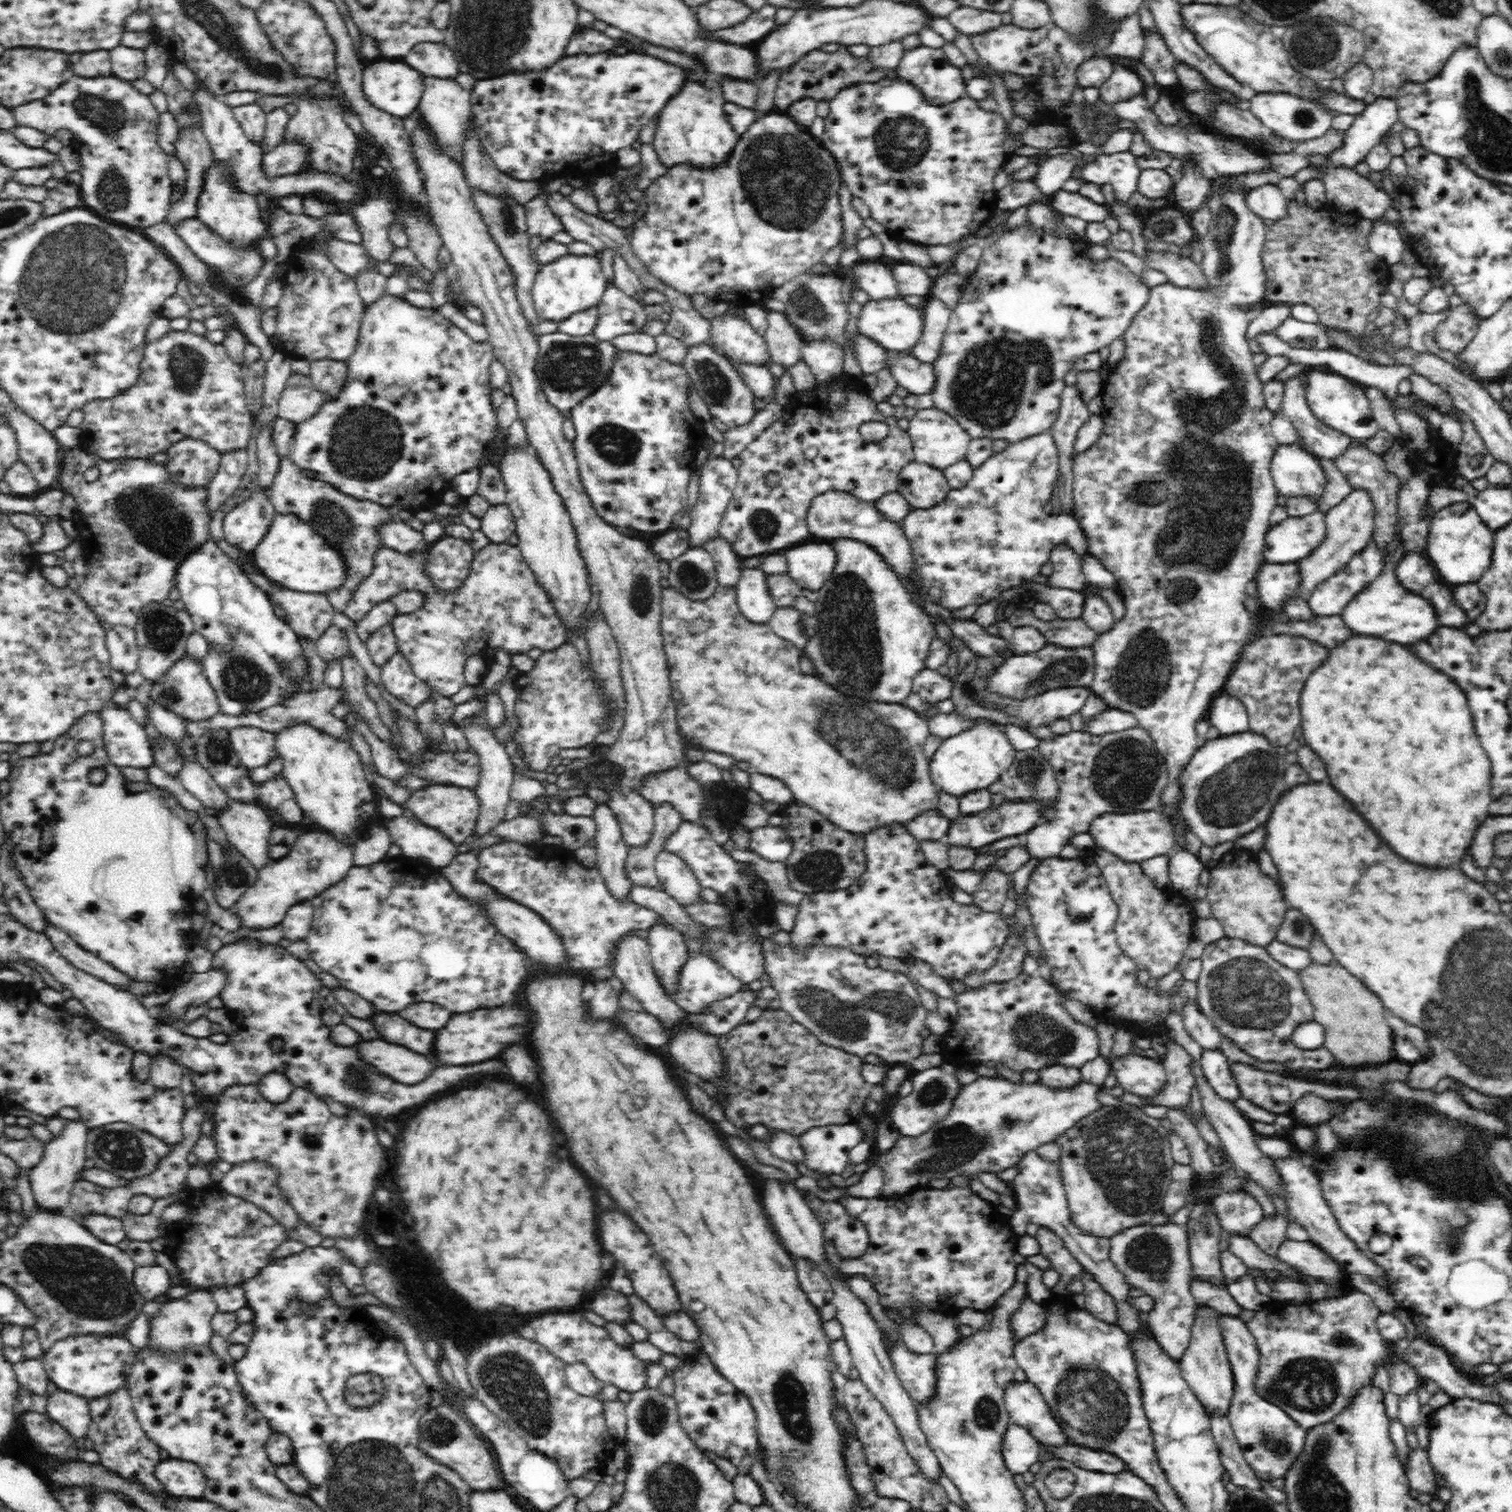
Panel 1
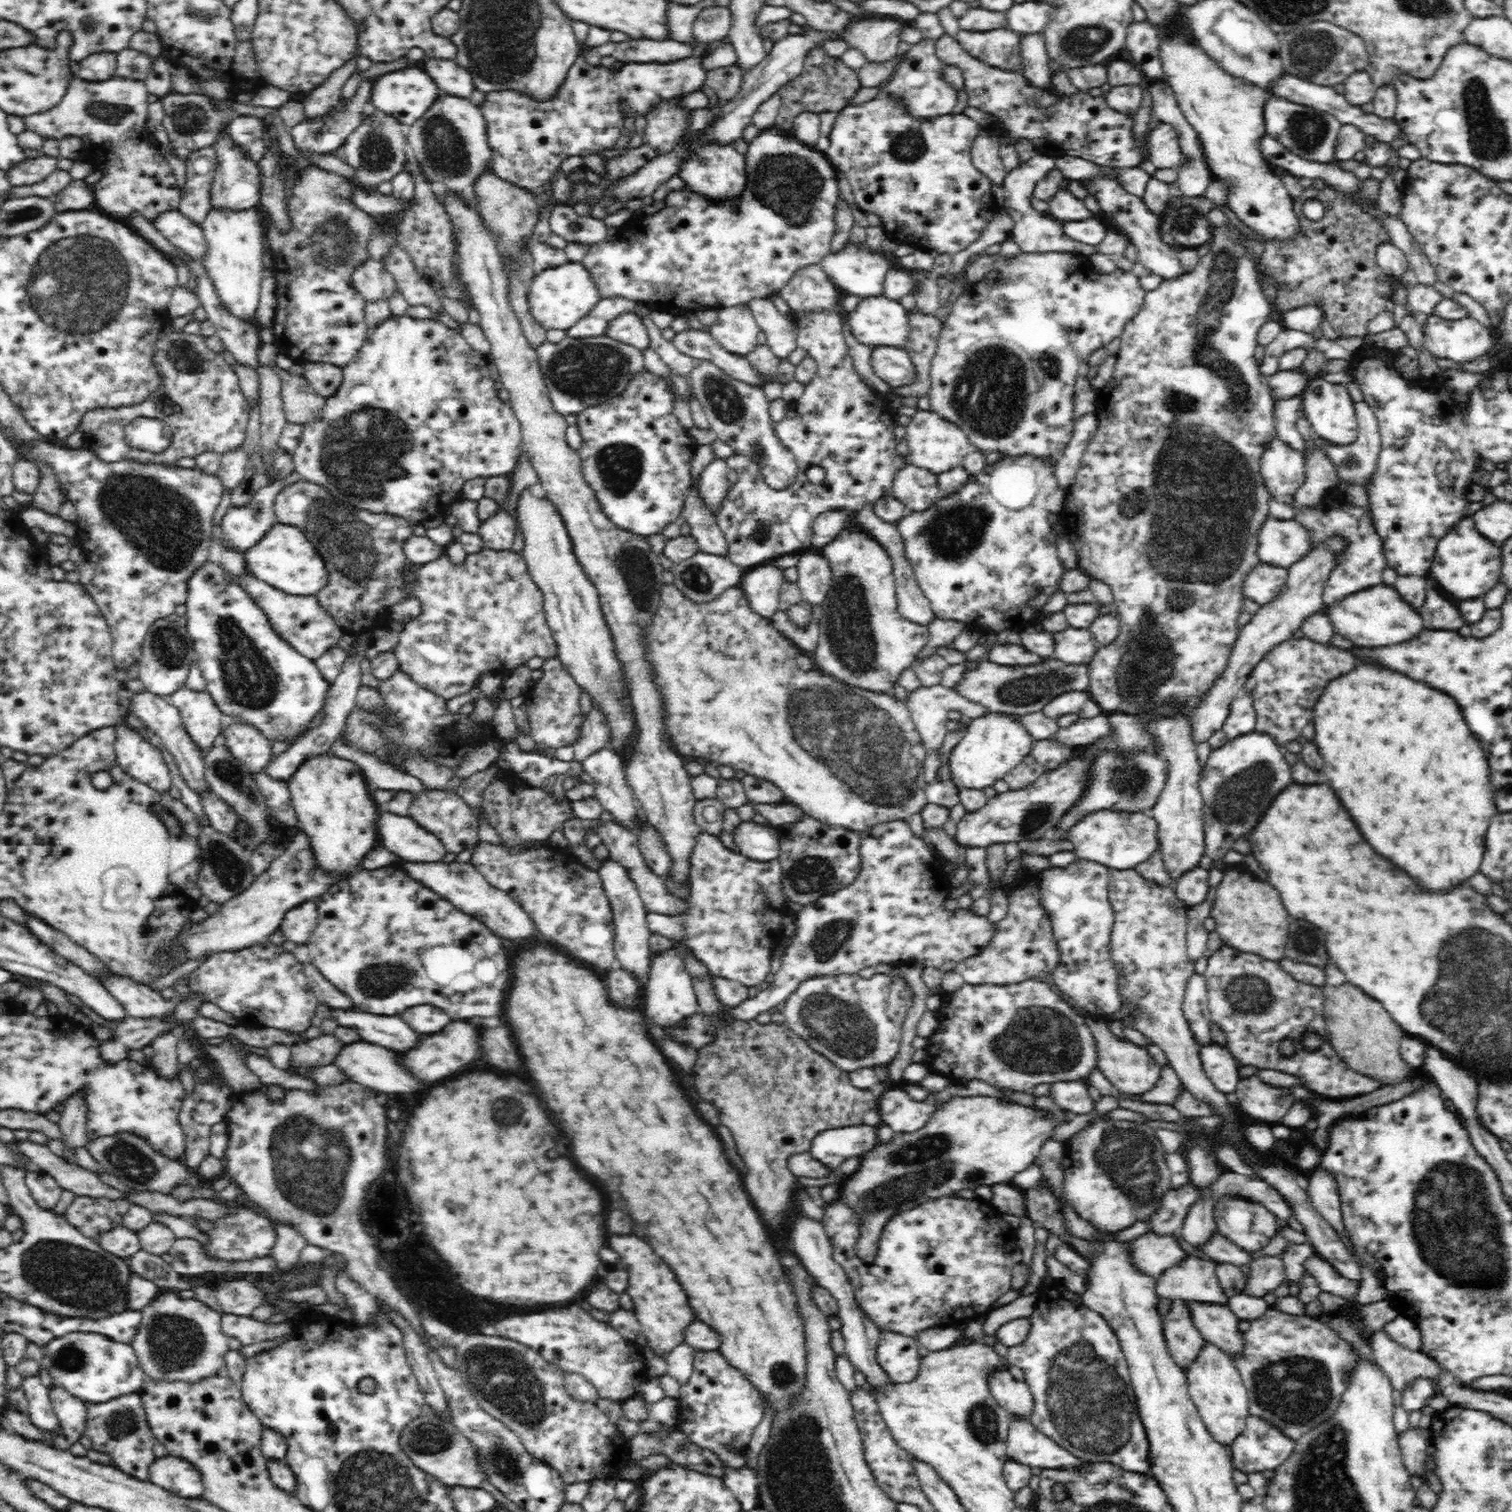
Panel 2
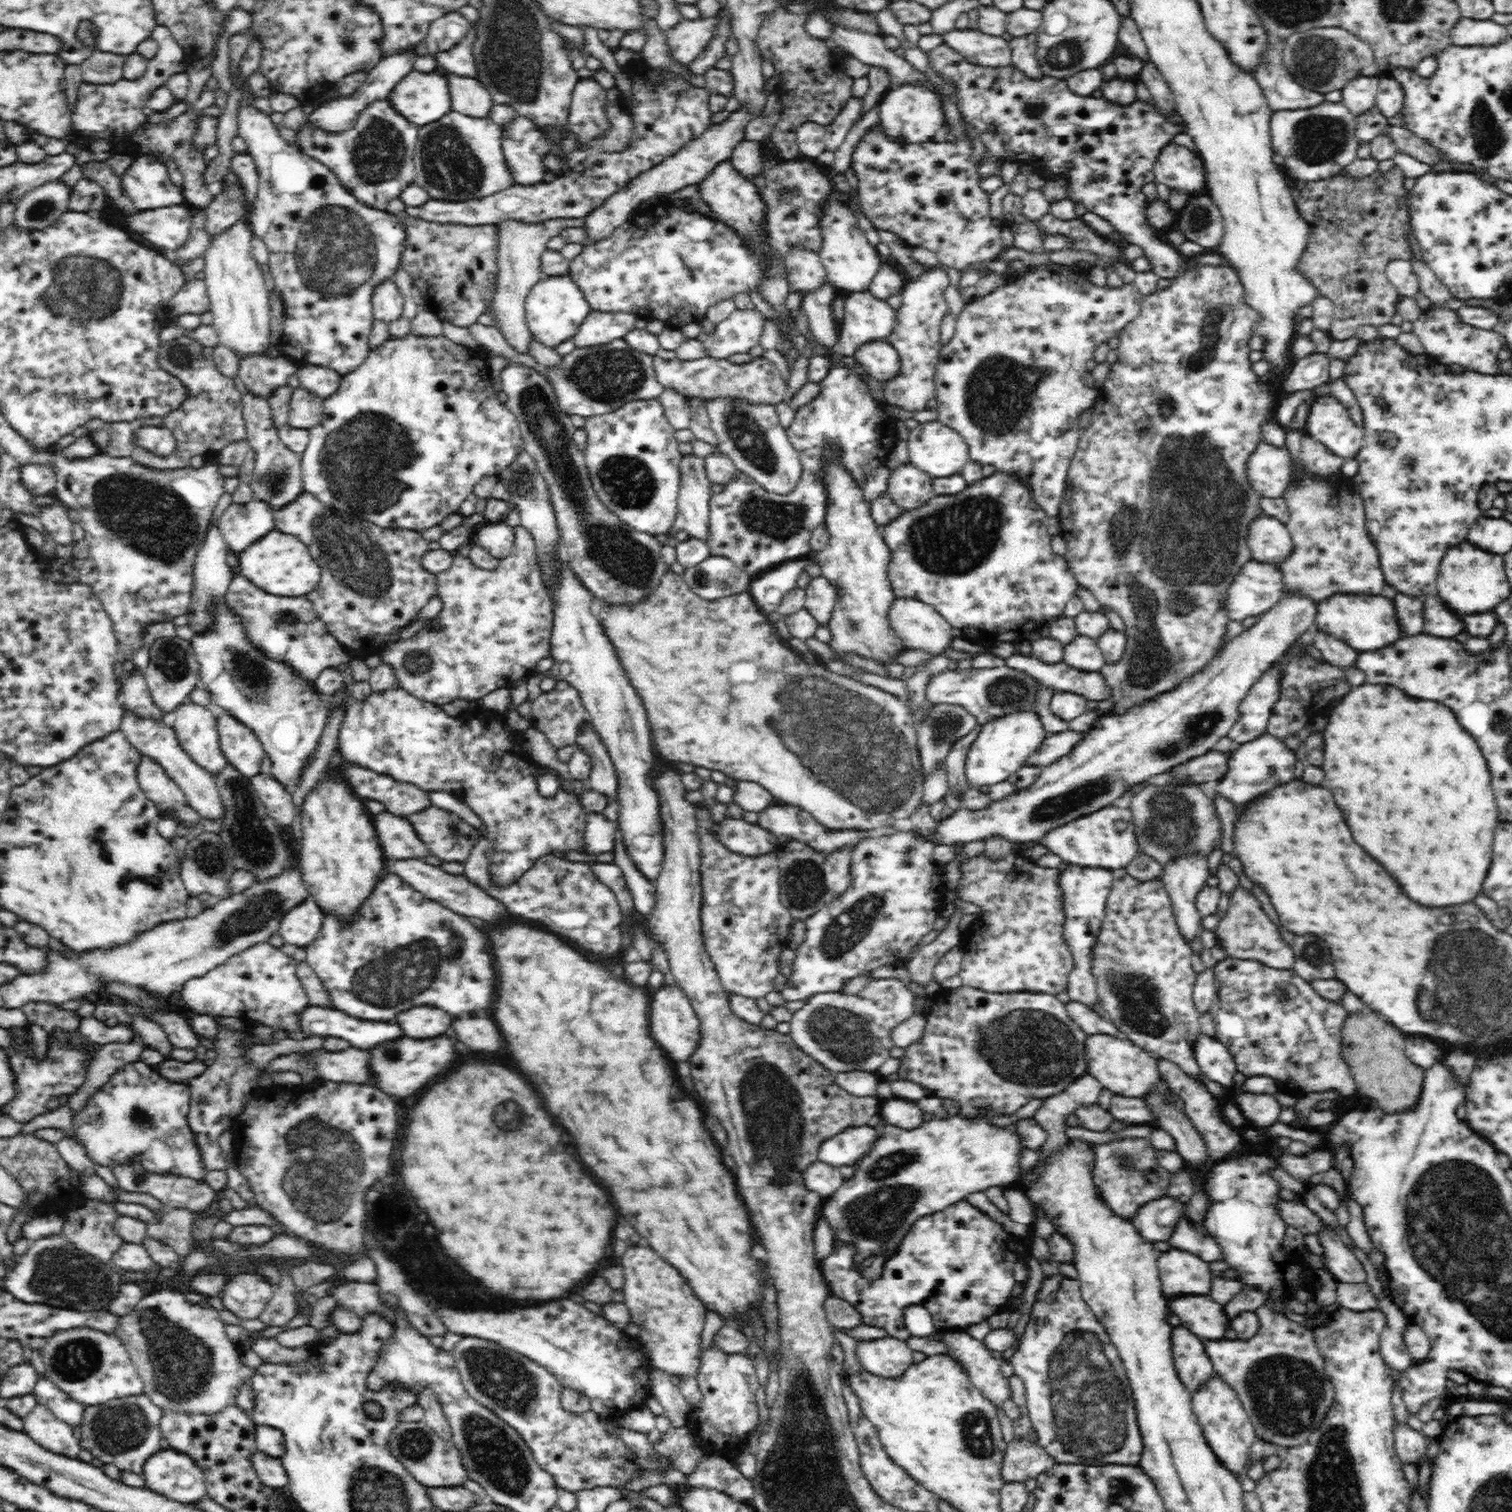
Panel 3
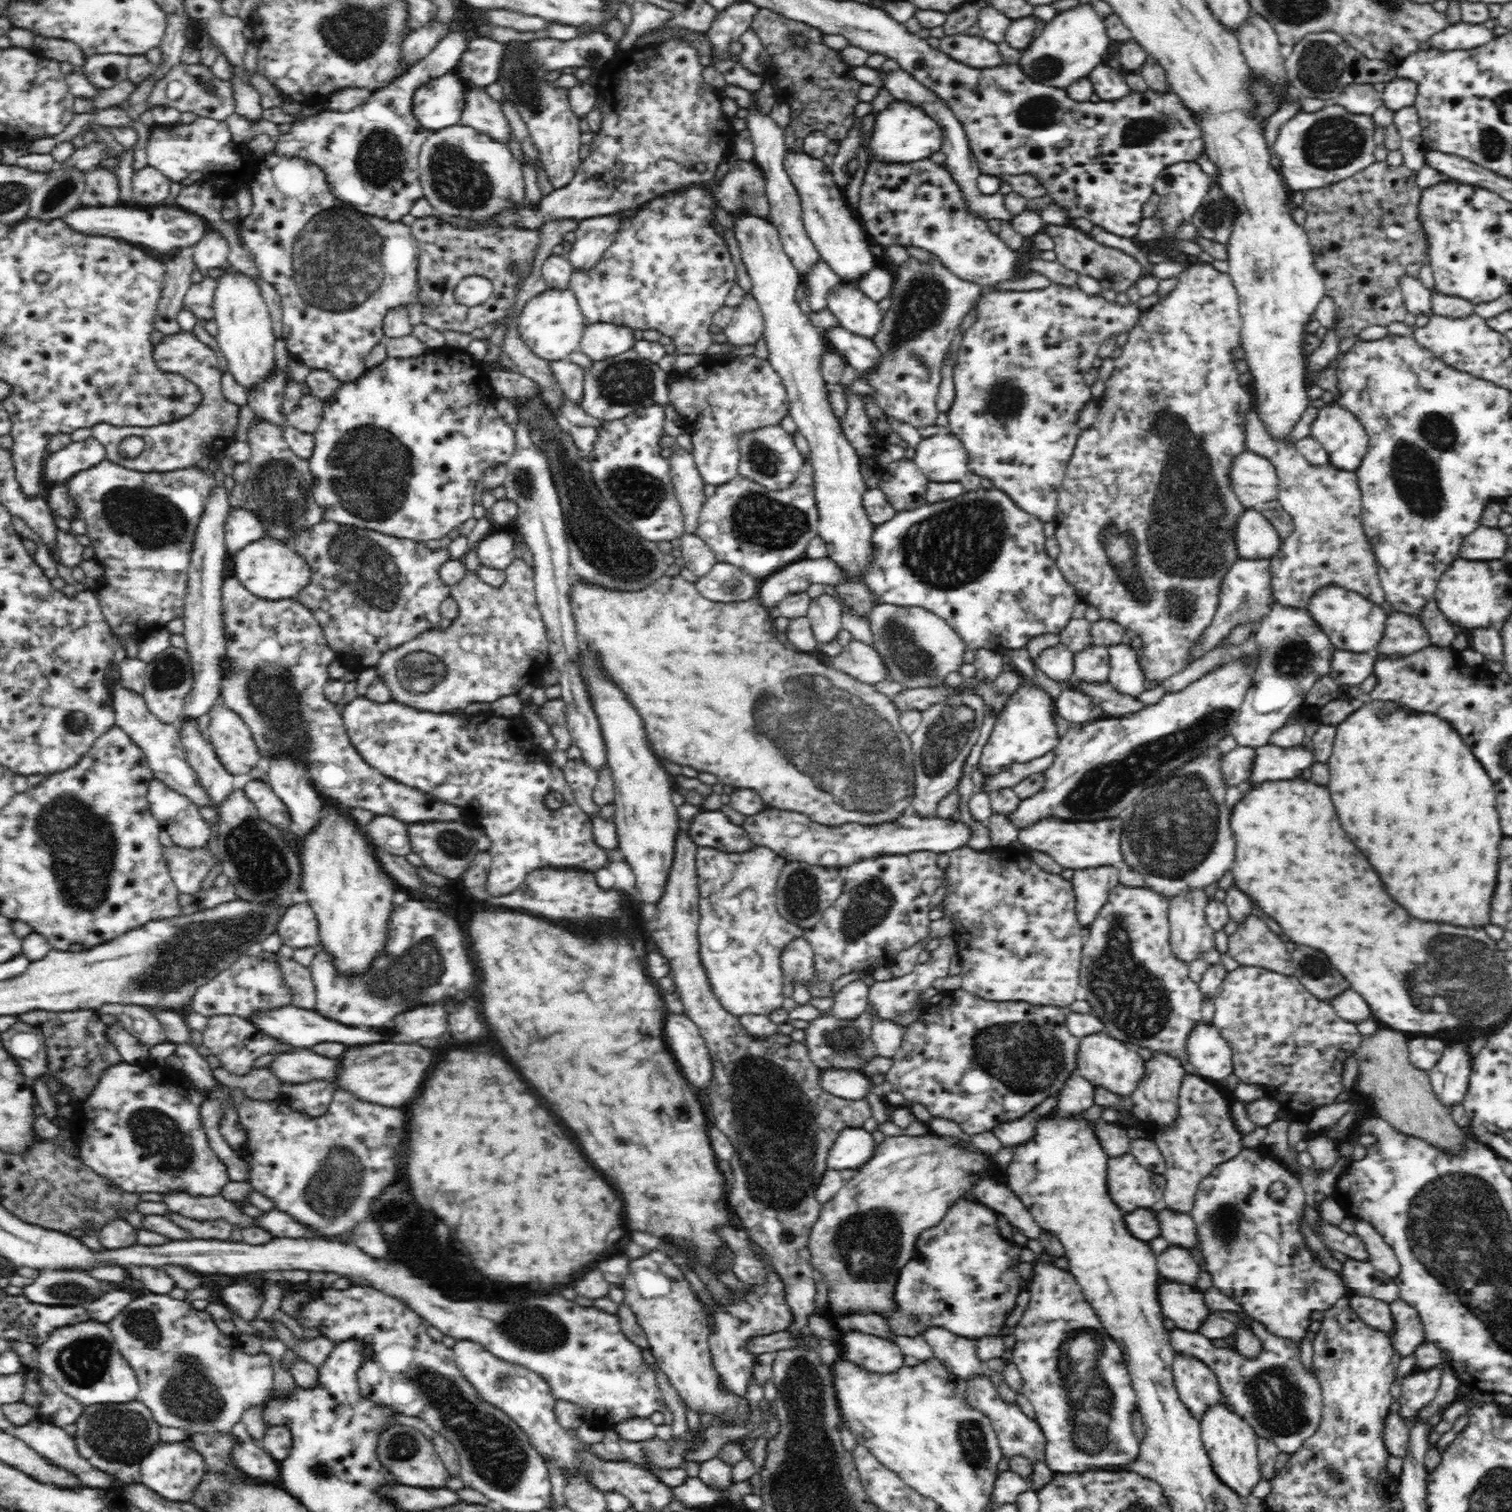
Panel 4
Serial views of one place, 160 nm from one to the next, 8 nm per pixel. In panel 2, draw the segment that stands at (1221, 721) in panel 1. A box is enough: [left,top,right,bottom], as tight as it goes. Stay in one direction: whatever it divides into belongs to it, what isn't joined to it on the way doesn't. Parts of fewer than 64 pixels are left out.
[1221,691,1255,739]

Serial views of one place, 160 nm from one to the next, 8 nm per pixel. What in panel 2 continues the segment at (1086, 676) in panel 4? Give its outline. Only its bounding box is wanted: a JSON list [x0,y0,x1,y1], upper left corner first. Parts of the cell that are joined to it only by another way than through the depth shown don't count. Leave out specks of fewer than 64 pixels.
[1052,627,1099,663]

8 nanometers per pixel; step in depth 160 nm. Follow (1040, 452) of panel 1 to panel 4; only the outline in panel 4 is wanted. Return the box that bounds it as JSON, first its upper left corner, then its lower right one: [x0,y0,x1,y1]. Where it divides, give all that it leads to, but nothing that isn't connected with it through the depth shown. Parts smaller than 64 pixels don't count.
[865,487,1080,652]

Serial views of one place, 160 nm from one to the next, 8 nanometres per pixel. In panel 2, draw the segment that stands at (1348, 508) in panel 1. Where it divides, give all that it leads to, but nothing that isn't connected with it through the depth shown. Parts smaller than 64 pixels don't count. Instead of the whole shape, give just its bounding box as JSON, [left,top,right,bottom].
[1192,532,1350,744]

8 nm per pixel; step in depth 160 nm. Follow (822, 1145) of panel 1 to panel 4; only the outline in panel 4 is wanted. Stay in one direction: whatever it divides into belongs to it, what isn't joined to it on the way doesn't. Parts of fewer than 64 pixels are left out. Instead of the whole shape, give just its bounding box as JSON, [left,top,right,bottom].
[825,1128,876,1169]

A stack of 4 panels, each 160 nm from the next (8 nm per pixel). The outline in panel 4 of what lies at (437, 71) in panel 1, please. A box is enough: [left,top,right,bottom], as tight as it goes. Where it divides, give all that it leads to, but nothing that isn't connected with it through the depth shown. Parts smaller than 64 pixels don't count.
[459,86,512,144]

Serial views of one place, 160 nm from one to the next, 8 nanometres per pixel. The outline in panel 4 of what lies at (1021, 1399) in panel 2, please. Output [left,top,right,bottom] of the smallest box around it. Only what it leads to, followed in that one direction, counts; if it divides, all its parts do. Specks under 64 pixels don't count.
[921,1329,990,1381]

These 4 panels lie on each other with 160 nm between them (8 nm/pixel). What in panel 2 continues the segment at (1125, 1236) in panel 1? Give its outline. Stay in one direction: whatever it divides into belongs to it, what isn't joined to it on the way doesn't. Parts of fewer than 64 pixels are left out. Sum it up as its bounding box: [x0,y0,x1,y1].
[1126,1230,1205,1370]

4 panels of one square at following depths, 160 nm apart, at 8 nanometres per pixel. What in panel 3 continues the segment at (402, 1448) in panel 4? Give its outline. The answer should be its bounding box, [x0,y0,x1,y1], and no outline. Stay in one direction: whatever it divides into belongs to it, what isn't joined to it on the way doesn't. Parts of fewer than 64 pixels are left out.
[390,1421,469,1488]

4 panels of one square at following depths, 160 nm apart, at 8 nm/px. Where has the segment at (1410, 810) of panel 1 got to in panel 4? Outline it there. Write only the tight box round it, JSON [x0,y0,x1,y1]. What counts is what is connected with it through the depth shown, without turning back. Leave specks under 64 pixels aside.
[1328,697,1502,927]

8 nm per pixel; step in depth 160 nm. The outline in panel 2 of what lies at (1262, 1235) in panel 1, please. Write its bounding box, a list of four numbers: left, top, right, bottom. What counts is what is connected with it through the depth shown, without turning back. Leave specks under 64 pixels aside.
[1243,1254,1288,1297]

